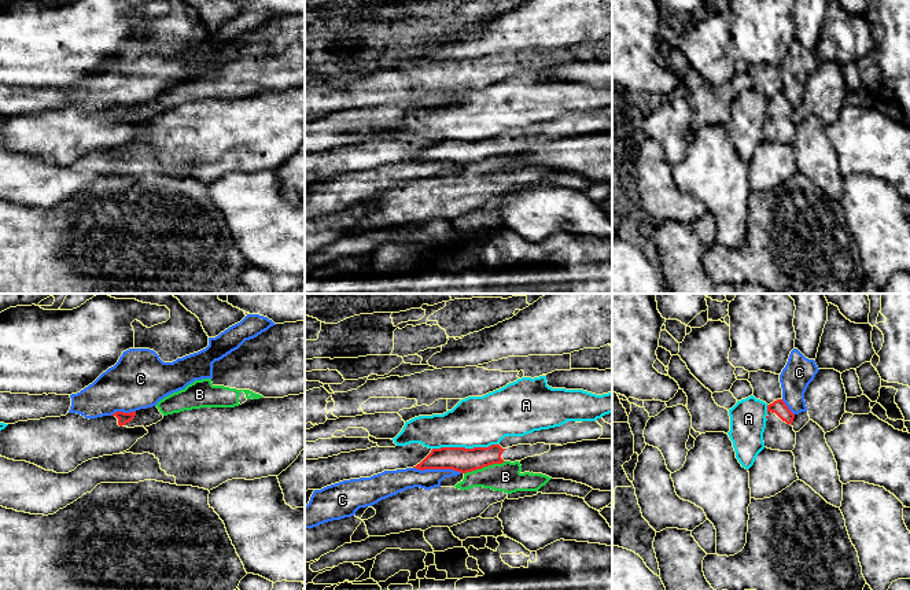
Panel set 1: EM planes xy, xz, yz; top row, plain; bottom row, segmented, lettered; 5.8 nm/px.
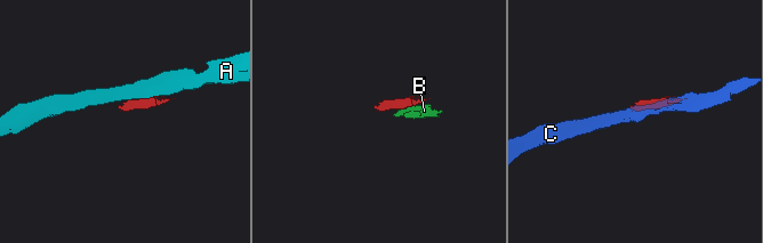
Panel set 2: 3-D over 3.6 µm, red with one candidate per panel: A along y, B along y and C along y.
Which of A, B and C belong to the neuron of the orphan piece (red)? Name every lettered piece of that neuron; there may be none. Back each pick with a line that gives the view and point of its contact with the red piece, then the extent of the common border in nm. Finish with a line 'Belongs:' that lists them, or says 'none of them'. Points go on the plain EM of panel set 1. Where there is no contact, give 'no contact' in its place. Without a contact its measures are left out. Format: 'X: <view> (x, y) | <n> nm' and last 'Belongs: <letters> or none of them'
Belongs: none of them

